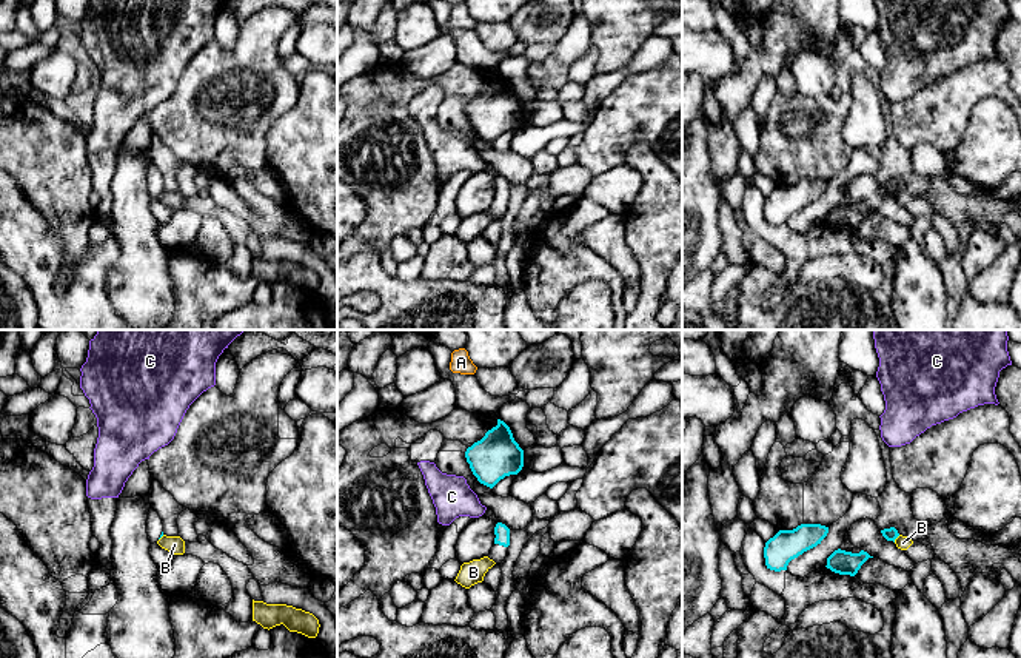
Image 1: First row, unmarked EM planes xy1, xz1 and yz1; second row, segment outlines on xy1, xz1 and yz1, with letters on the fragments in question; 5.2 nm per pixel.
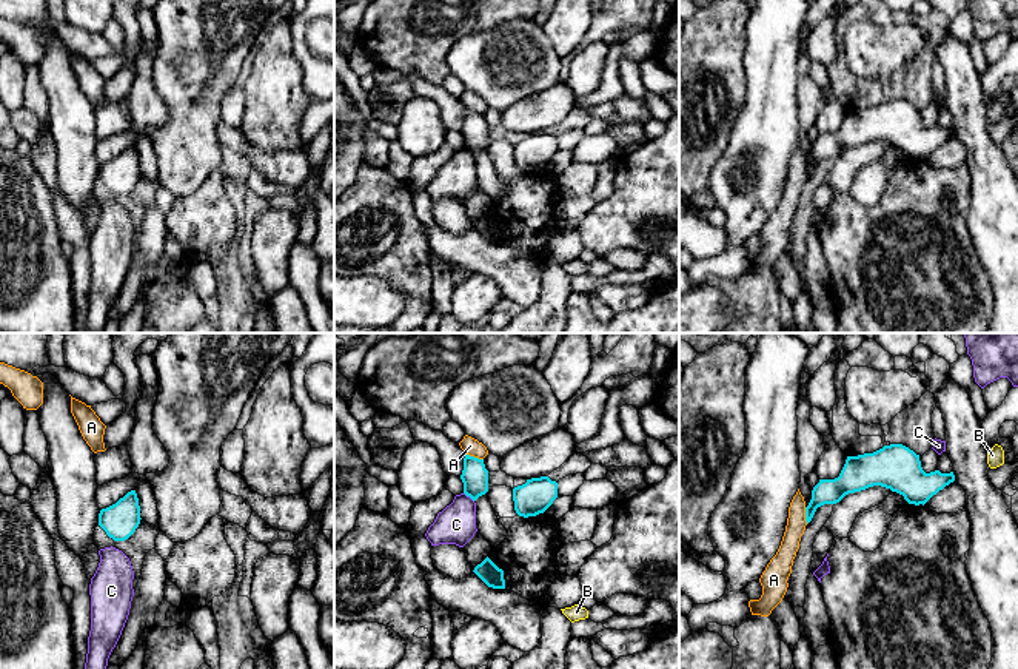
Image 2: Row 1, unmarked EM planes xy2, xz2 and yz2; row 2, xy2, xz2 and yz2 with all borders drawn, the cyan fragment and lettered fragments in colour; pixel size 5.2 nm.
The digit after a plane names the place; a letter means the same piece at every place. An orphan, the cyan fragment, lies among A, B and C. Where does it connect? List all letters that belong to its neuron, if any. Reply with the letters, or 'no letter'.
no letter

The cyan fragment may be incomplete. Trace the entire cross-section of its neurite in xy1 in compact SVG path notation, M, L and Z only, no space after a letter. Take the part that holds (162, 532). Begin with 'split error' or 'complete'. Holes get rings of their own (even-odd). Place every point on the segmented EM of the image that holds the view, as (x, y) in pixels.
split error; M152 507L148 512L146 533L151 544L157 542L163 536L162 519Z

